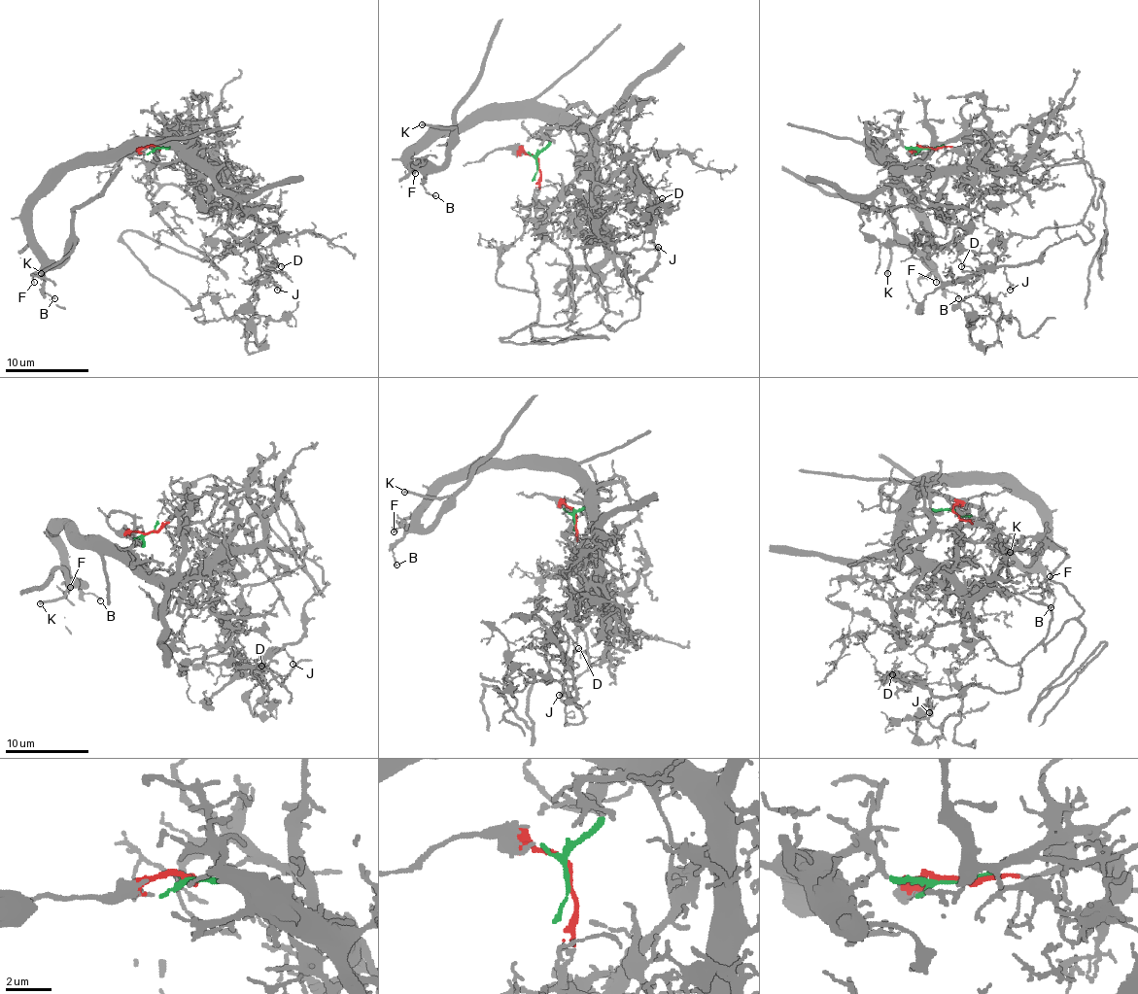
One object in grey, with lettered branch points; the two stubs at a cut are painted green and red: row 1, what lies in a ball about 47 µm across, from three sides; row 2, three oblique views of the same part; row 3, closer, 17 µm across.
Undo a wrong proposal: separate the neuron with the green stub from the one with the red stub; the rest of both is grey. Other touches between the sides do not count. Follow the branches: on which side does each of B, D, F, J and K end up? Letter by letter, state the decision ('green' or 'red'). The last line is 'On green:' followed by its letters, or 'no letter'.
B: green
D: red
F: green
J: red
K: green
On green: B, F, K

